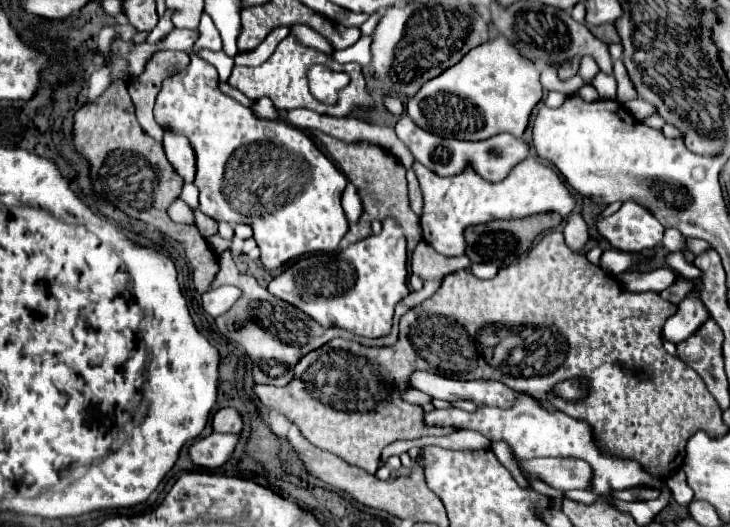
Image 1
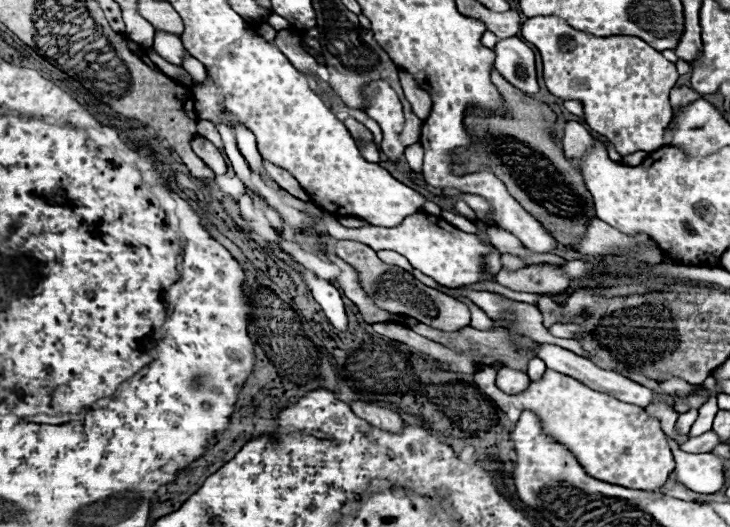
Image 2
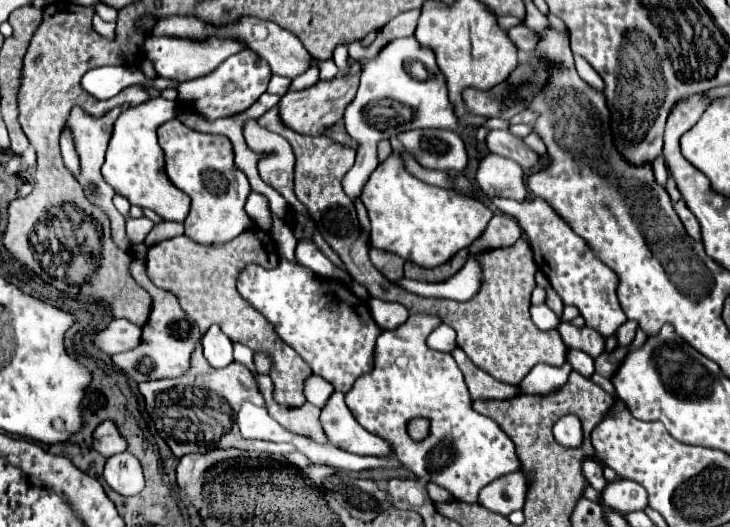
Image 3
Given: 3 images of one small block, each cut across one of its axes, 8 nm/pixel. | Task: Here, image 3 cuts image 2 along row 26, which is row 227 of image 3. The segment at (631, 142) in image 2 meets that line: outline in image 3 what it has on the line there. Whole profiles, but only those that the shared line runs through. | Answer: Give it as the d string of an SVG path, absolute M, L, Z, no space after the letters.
M494 198L492 204L504 214L518 220L532 248L538 268L552 282L552 288L560 294L564 304L572 304L580 310L586 320L586 326L598 330L602 336L612 336L618 326L628 320L618 302L616 272L612 272L604 262L598 260L598 256L594 254L594 250L590 250L584 238L580 238L572 228L568 228L568 222L564 222L564 218L560 218L560 214L556 214L556 210L548 206L548 202L544 202L542 198L524 202Z

